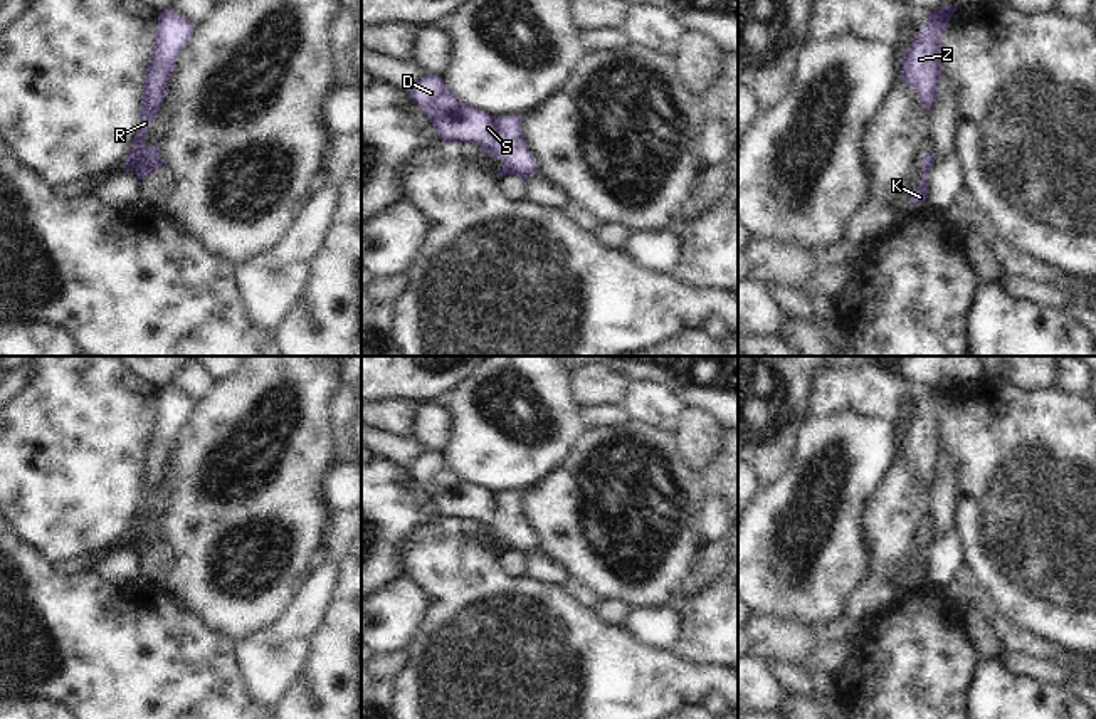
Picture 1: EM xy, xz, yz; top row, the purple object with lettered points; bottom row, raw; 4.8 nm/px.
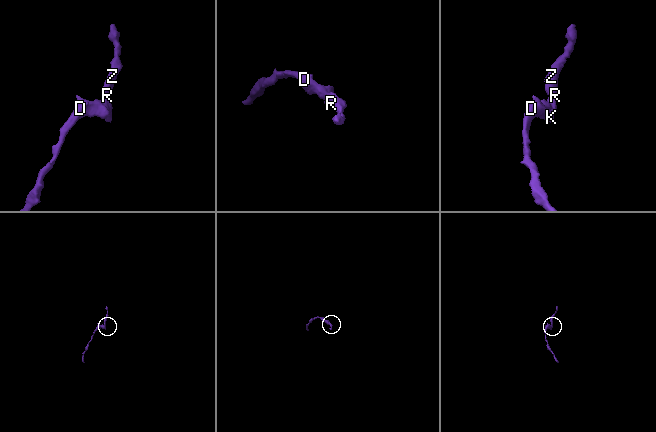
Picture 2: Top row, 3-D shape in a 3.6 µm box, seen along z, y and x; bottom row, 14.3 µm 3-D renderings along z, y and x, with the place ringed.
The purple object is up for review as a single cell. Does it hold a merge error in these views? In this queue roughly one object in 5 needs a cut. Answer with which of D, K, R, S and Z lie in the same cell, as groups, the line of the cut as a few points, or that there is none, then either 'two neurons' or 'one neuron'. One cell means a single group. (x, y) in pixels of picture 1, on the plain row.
D K R S Z | no cut | one neuron

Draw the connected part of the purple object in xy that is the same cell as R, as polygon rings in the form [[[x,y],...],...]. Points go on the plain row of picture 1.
[[[171,383],[158,390],[155,423],[145,450],[140,502],[121,543],[123,548],[131,548],[134,544],[138,556],[153,551],[160,543],[163,543],[158,522],[146,522],[143,516],[146,506],[160,489],[168,457],[175,447],[177,433],[190,415],[193,405],[195,401]]]

